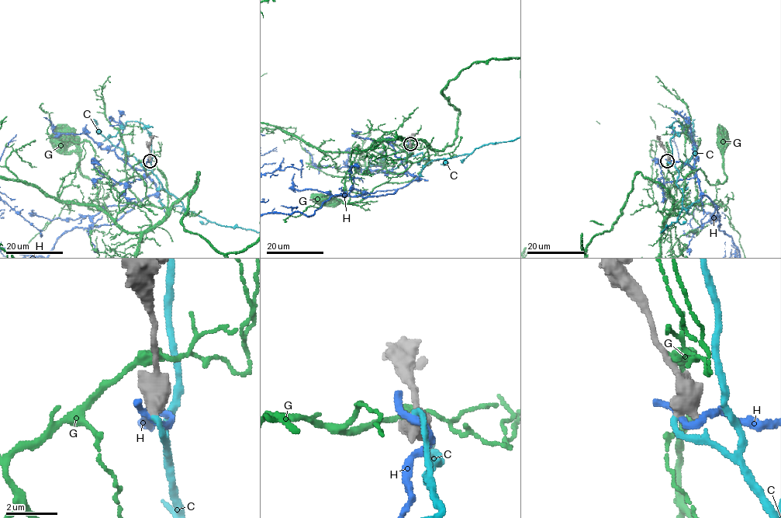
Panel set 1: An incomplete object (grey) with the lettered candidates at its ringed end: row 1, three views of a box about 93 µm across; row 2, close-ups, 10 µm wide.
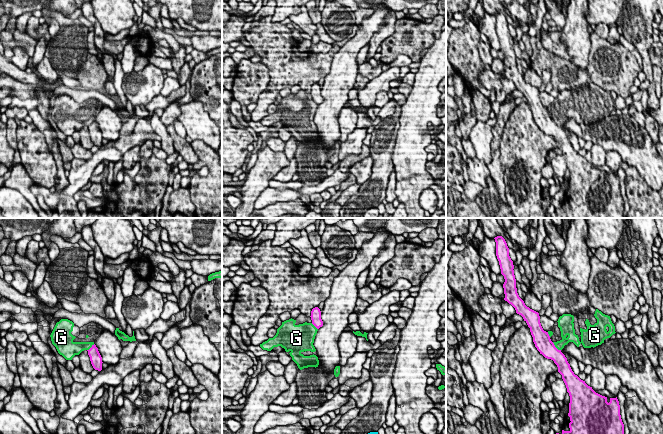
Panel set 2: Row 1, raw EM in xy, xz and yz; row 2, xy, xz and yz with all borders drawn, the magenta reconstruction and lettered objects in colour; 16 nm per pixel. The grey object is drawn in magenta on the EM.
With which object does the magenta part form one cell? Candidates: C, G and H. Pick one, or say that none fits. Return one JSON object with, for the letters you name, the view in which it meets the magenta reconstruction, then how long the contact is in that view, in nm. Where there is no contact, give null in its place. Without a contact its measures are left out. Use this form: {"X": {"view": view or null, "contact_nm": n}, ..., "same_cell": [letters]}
{"C": {"view": null}, "same_cell": ["C"]}

